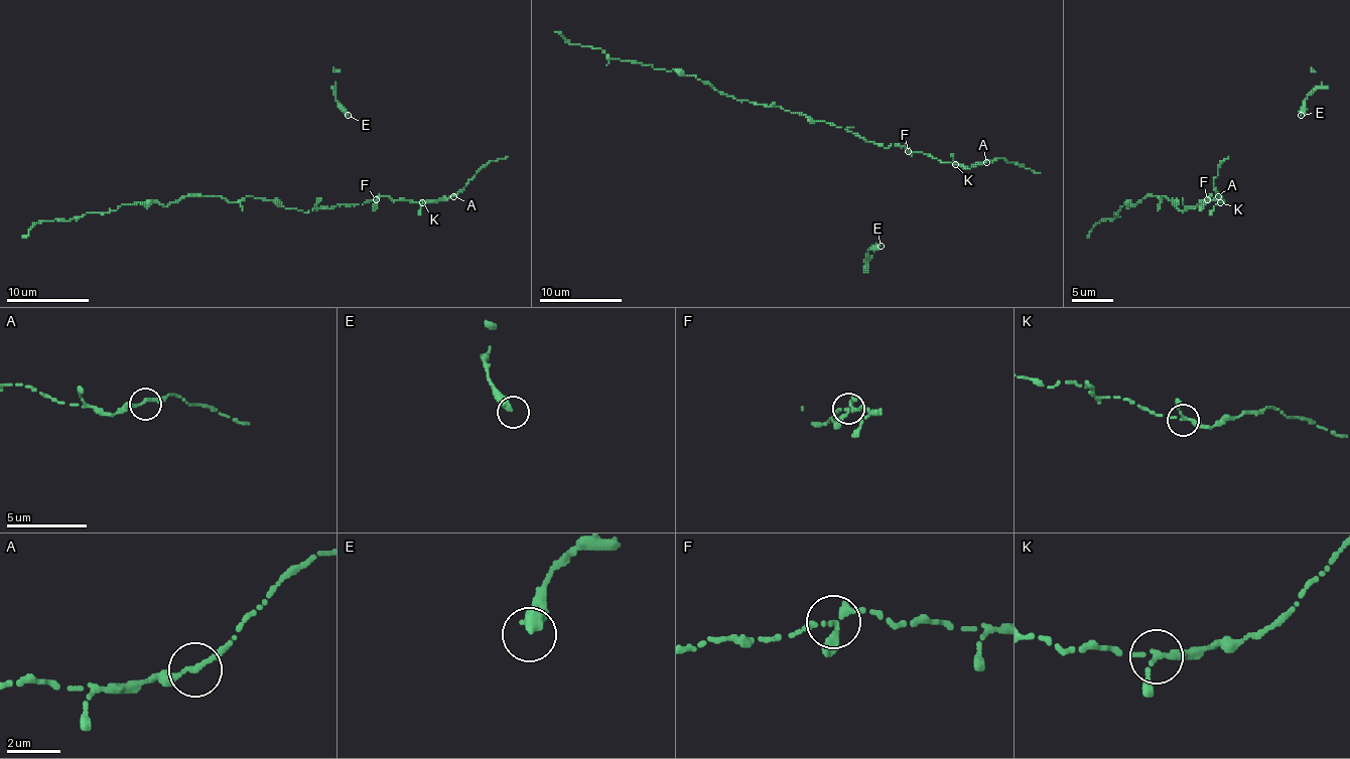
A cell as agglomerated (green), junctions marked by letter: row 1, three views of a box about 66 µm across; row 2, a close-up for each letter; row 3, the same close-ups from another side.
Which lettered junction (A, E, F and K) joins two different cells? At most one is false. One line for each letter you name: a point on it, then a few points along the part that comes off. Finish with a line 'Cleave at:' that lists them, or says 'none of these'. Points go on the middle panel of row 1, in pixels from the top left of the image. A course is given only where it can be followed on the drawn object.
Cleave at: none of these

